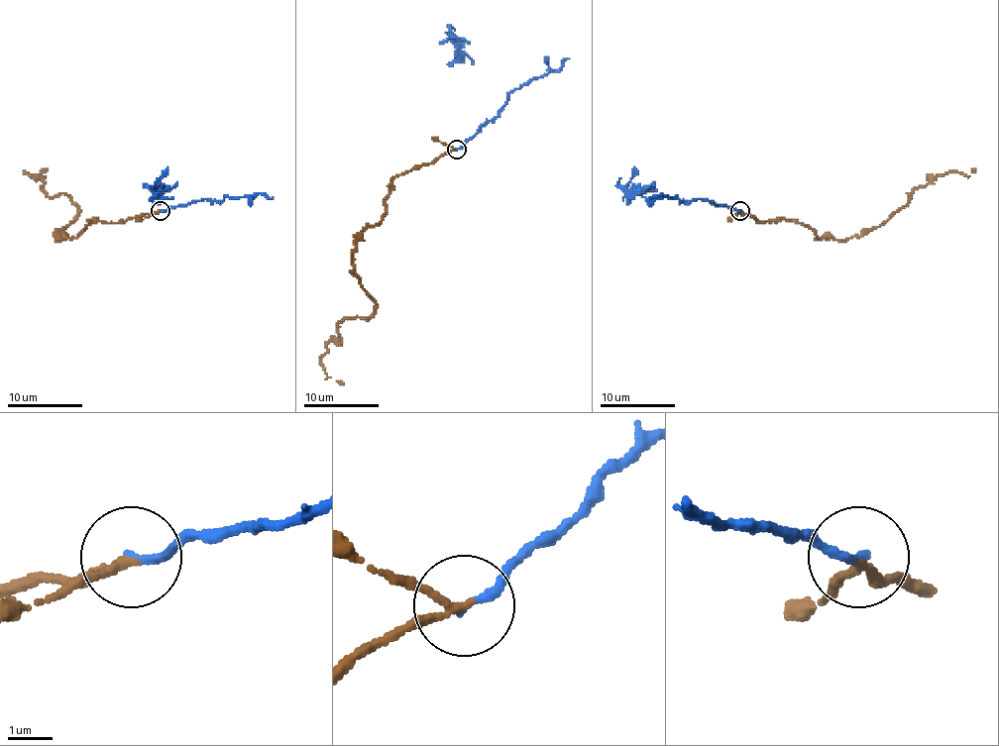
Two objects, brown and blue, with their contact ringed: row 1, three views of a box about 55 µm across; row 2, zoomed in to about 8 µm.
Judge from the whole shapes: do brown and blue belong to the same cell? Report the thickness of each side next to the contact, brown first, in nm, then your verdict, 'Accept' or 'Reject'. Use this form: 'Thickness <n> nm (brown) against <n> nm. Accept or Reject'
Thickness 180 nm (brown) against 180 nm. Accept

